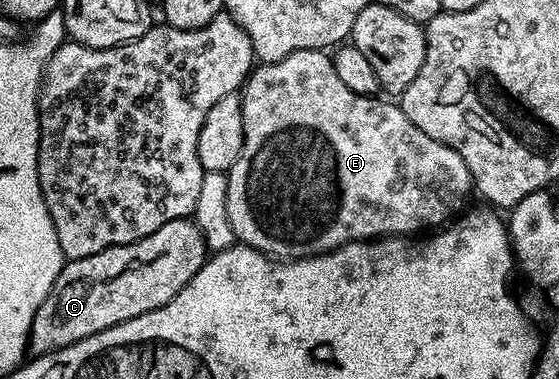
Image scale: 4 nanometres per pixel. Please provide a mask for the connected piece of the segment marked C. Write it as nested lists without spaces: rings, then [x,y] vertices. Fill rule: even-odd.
[[[187,218],[164,222],[160,230],[131,244],[105,248],[100,250],[100,254],[92,254],[88,258],[66,260],[48,298],[44,298],[40,310],[36,310],[36,318],[32,318],[29,351],[34,356],[55,352],[92,334],[100,334],[100,330],[108,330],[120,322],[128,322],[128,318],[136,318],[140,314],[148,314],[148,310],[164,306],[202,269],[207,259],[206,239],[193,219]]]

